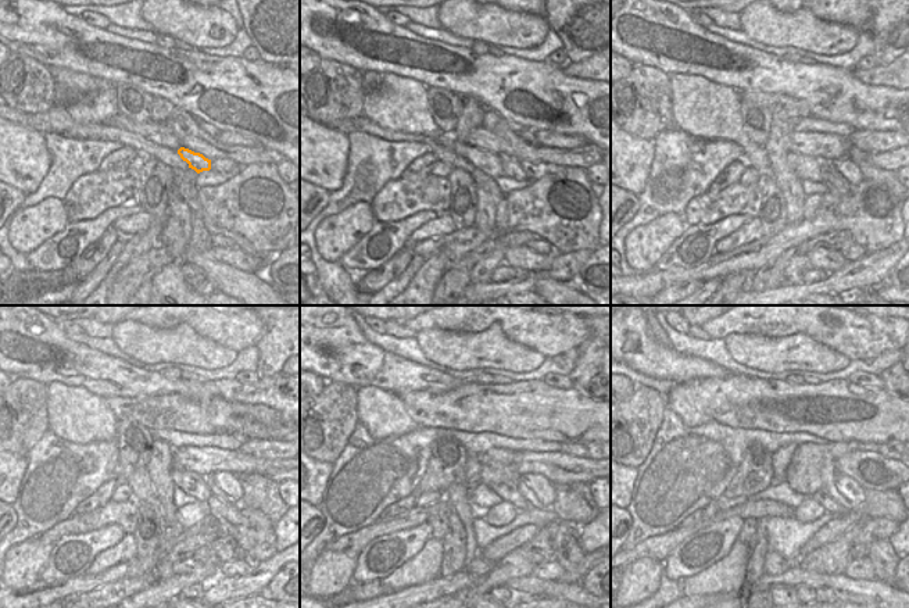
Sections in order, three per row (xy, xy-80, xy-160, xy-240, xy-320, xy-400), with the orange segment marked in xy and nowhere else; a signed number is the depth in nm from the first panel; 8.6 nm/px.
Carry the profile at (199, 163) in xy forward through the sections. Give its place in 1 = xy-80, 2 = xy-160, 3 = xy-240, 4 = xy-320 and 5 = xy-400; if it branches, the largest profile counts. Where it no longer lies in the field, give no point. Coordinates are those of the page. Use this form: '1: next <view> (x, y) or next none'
1: next xy-80 (511, 167)
2: next xy-160 (833, 185)
3: next xy-240 (233, 522)
4: next xy-320 (568, 549)
5: next xy-400 (884, 560)

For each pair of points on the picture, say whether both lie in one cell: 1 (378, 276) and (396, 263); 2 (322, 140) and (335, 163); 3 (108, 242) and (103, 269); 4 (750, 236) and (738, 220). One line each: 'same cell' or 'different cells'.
1: same cell
2: same cell
3: different cells
4: different cells

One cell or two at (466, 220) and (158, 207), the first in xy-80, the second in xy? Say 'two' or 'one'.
one

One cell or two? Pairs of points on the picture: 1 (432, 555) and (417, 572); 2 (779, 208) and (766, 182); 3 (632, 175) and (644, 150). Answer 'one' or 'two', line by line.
1: one
2: one
3: one

